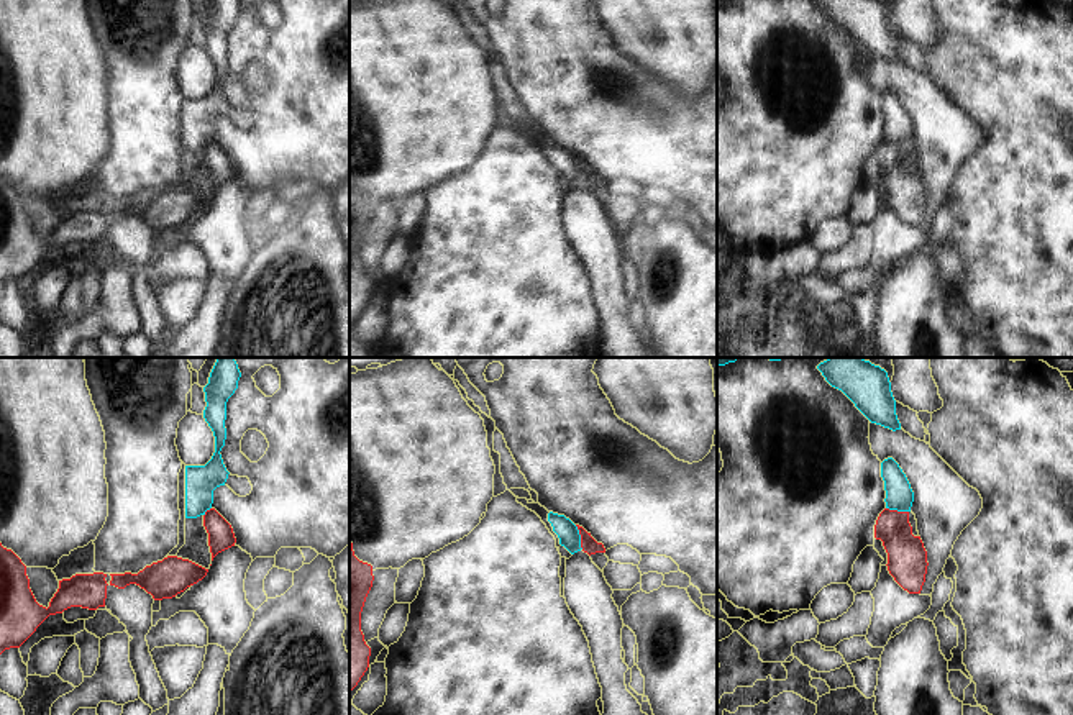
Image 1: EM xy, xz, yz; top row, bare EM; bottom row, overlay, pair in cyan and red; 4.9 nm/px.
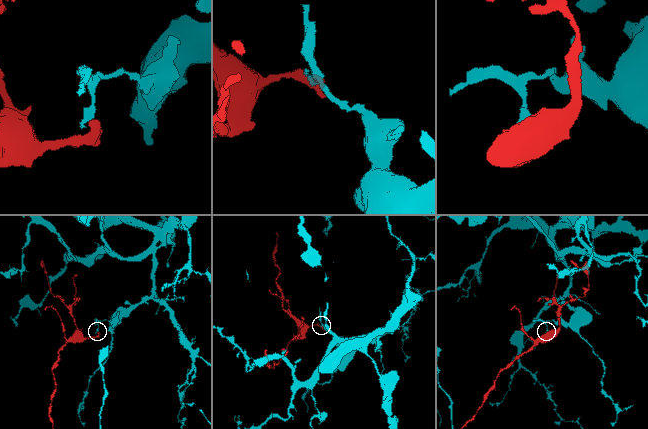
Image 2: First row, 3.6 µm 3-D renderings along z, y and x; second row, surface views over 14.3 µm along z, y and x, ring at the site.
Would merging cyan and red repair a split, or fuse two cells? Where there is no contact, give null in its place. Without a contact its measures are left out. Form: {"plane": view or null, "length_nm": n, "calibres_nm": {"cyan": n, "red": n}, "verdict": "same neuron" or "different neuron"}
{"plane": "xz", "length_nm": 130, "calibres_nm": {"cyan": 110, "red": 80}, "verdict": "different neuron"}

